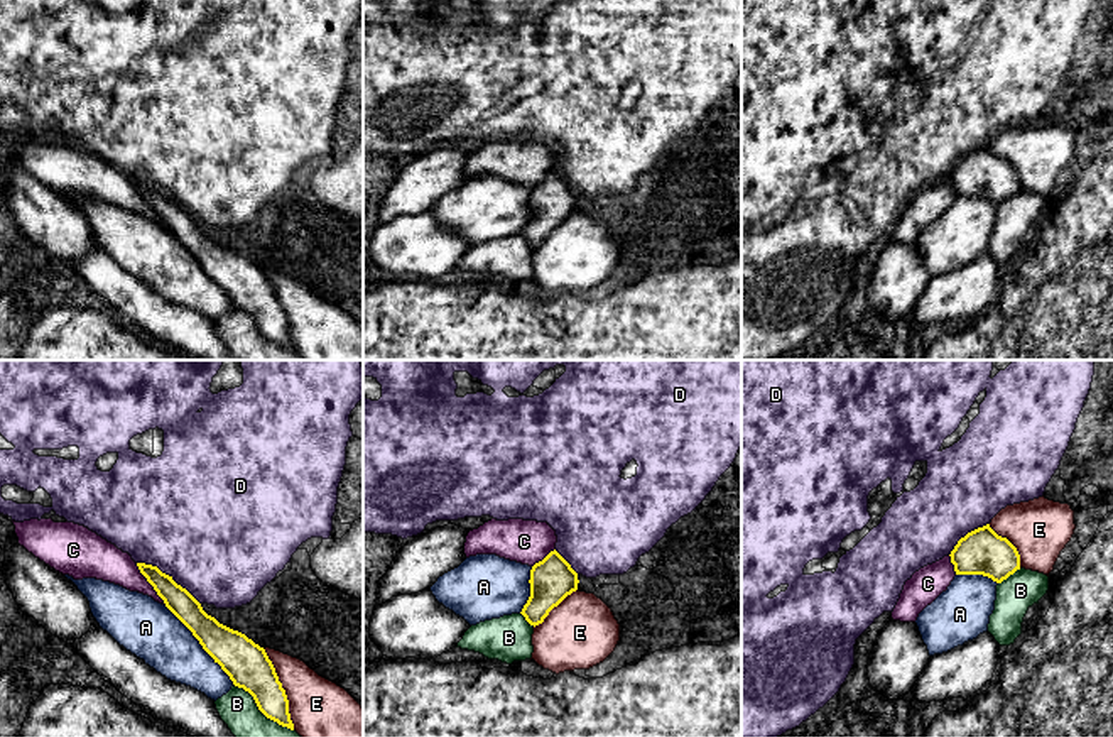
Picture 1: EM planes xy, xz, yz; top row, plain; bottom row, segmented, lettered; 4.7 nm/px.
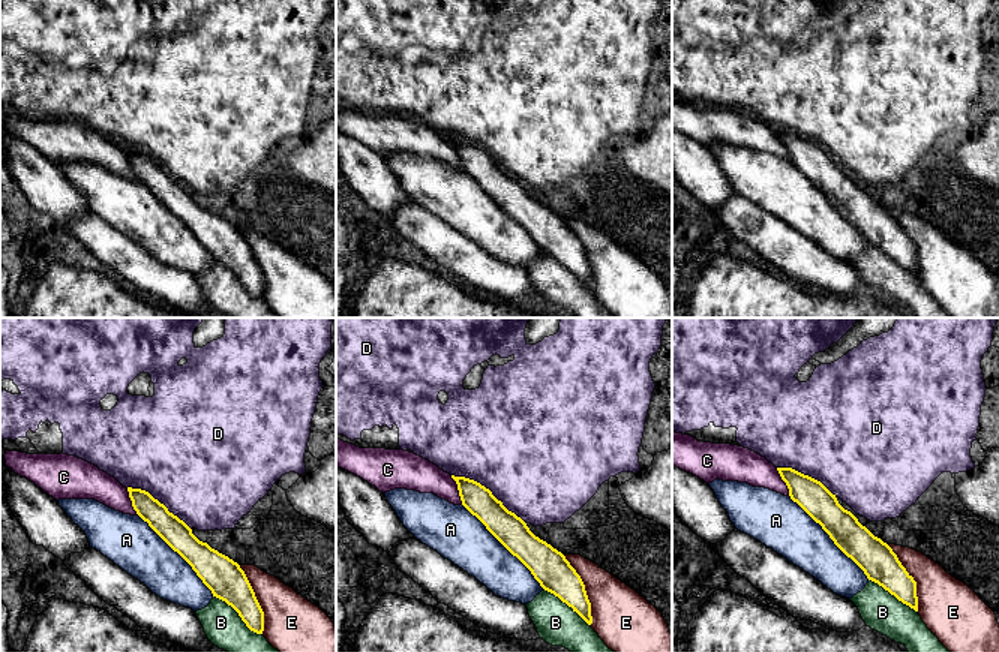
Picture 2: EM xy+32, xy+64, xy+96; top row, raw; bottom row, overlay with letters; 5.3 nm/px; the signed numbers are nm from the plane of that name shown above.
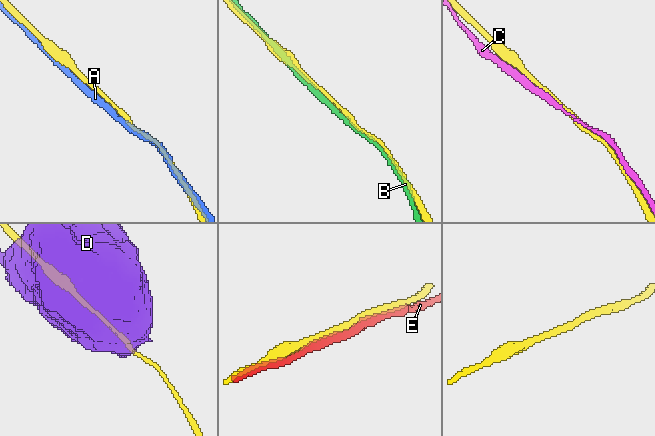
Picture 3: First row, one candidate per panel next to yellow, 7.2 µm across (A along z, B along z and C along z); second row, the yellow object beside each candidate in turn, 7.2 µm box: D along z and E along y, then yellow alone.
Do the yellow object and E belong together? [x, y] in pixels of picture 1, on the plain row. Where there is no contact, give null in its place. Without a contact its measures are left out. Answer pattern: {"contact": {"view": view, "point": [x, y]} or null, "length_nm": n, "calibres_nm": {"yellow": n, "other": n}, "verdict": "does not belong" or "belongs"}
{"contact": {"view": "xy", "point": [284, 311]}, "length_nm": 420, "calibres_nm": {"yellow": 200, "other": 320}, "verdict": "does not belong"}

